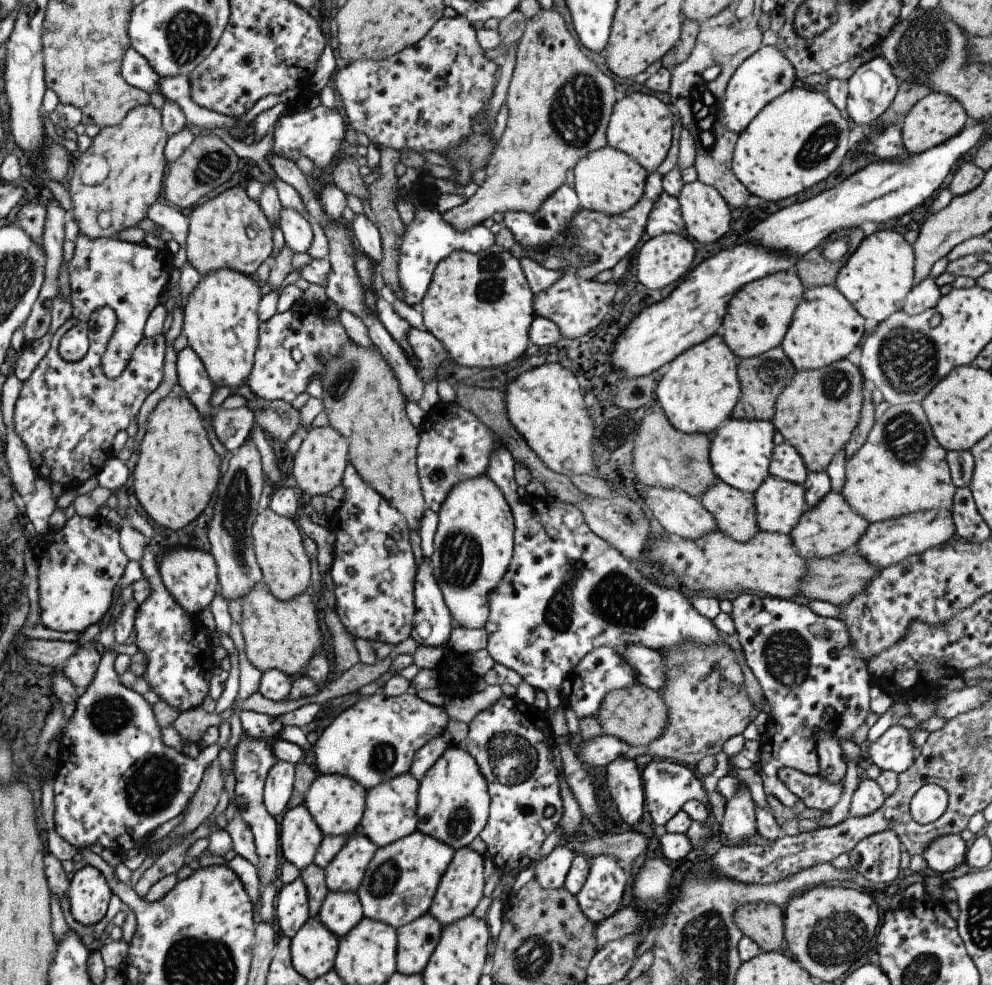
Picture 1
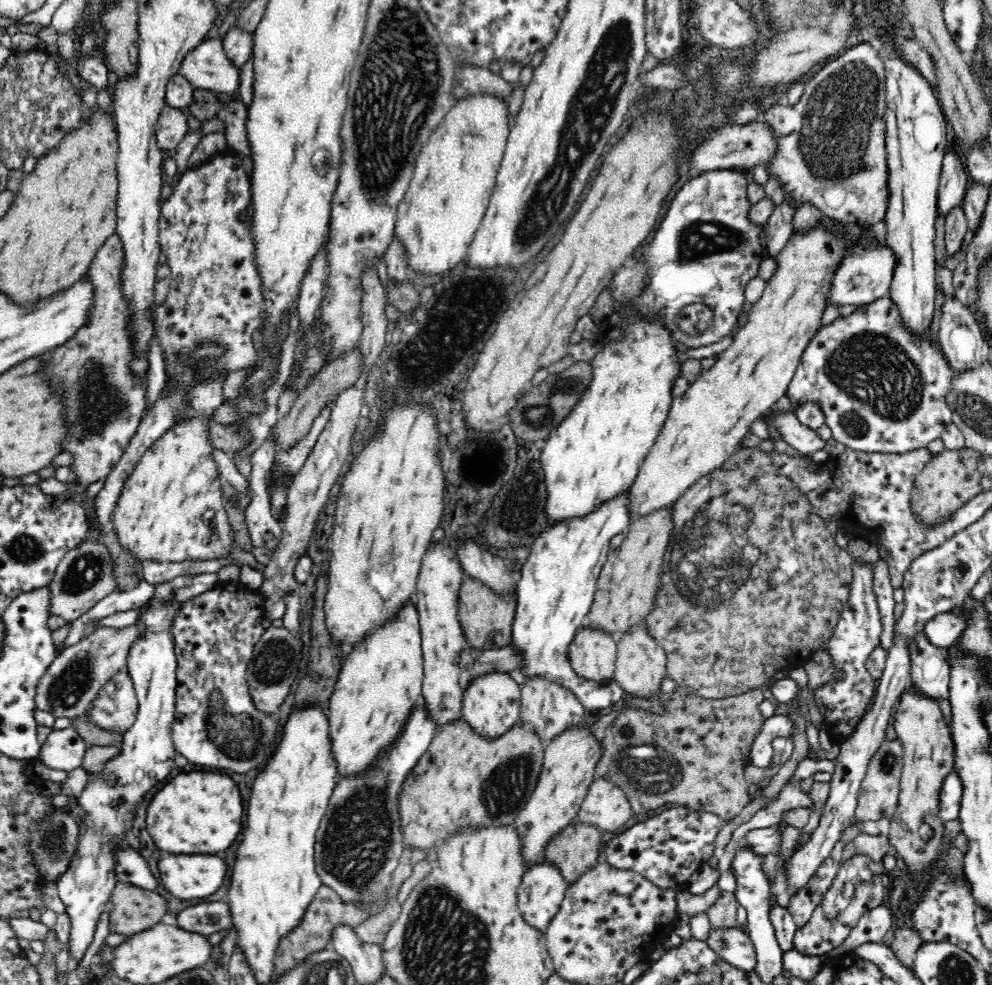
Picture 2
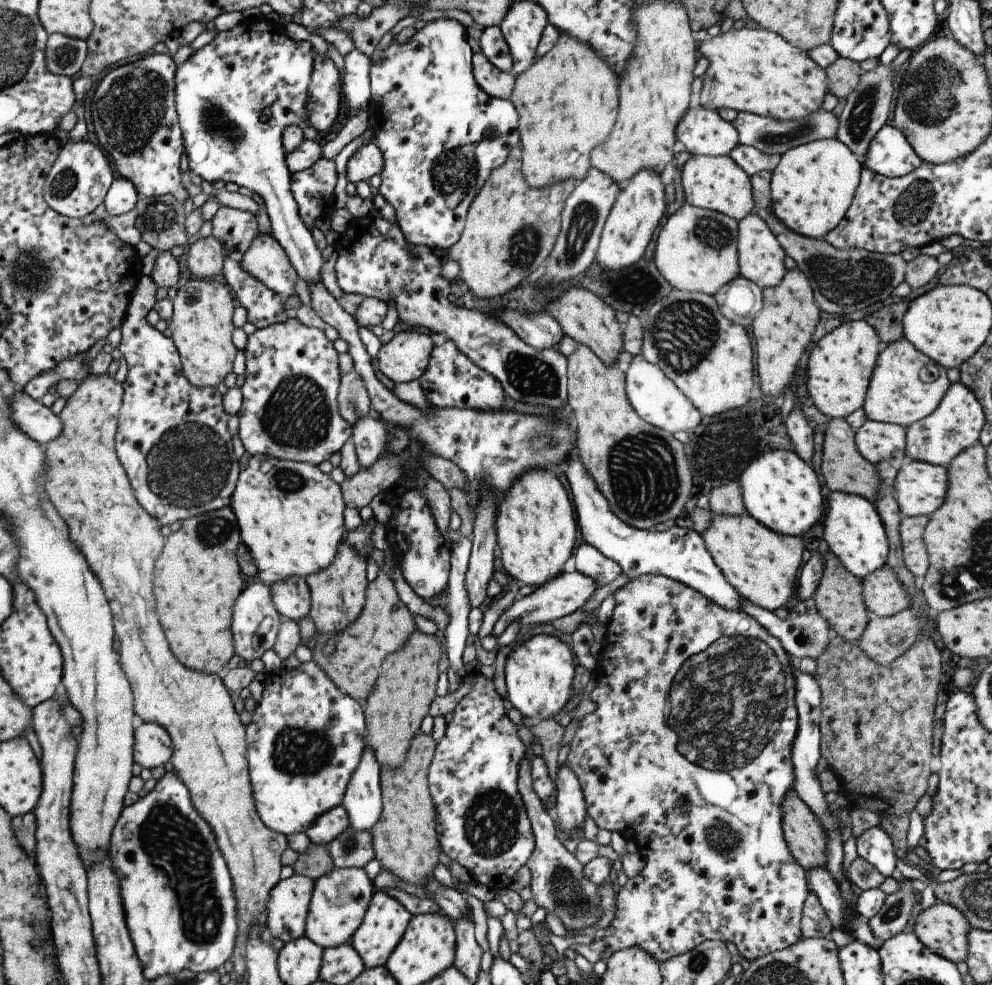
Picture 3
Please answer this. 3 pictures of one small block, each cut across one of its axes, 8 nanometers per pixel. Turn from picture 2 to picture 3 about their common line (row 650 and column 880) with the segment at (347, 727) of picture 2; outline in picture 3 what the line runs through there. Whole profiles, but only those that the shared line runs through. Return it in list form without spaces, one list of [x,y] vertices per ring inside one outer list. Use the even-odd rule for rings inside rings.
[[[908,340],[882,347],[876,368],[872,372],[868,392],[864,402],[864,412],[870,421],[894,423],[905,429],[930,416],[950,388],[947,370],[938,365],[940,374],[930,384],[920,380],[920,370],[926,365],[935,364],[928,356],[917,350]]]

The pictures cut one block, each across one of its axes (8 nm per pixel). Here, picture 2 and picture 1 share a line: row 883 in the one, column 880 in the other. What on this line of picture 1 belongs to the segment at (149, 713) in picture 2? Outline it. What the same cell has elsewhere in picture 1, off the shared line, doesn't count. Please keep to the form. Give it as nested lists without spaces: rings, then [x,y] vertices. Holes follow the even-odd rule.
[[[884,56],[863,64],[847,80],[847,115],[855,126],[874,123],[892,104],[900,82]]]

